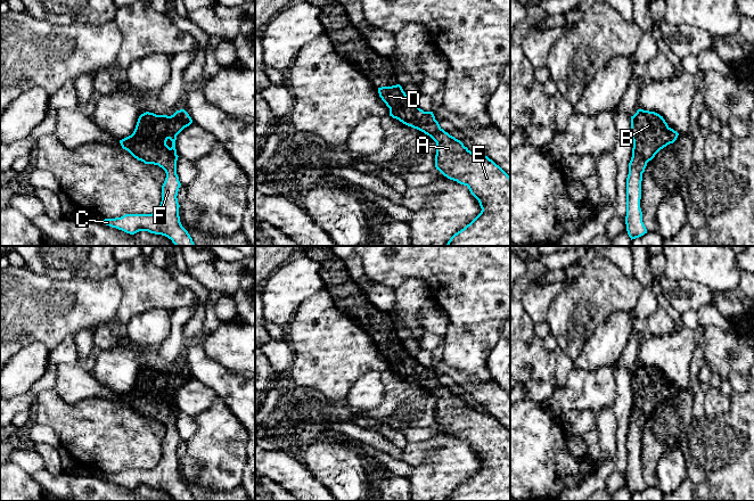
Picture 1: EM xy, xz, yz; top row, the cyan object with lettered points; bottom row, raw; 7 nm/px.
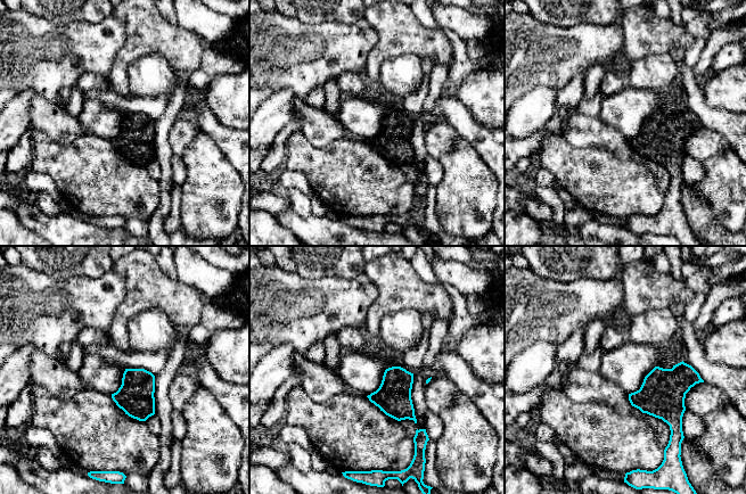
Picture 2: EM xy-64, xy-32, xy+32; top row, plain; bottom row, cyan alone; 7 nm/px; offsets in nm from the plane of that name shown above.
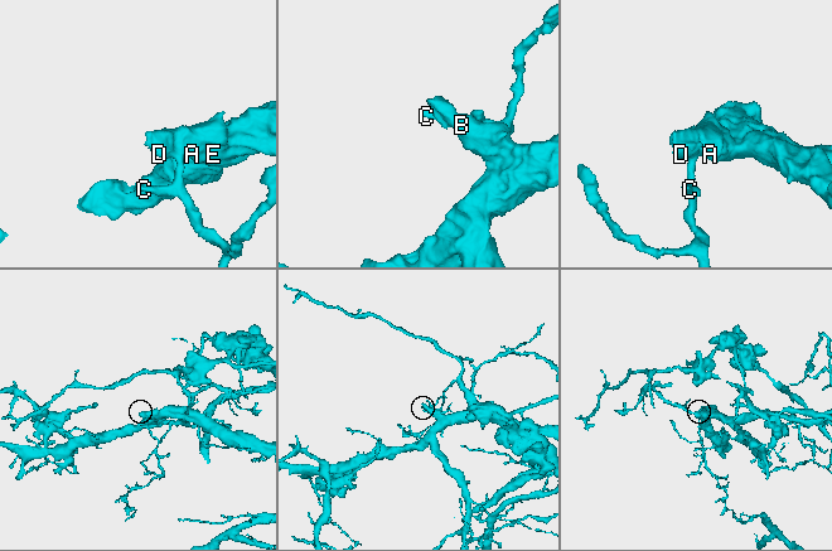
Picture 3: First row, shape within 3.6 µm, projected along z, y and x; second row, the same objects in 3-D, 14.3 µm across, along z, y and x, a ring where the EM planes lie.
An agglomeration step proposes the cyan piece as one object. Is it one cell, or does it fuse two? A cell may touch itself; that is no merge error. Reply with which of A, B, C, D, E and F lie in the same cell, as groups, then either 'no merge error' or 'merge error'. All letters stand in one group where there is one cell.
A B C D E F | no merge error

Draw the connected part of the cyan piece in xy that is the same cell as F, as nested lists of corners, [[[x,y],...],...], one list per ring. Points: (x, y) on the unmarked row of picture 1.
[[[185,364],[177,366],[171,371],[149,367],[139,371],[133,388],[120,395],[120,399],[138,416],[158,420],[165,426],[161,460],[151,469],[125,469],[121,473],[105,474],[101,478],[130,490],[139,486],[162,490],[171,494],[175,501],[195,501],[180,477],[180,460],[177,453],[181,438],[177,429],[179,411],[175,395],[191,378],[192,375]]]

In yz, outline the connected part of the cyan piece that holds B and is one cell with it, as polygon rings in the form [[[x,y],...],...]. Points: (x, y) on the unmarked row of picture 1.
[[[638,364],[631,371],[631,388],[633,403],[626,433],[625,479],[632,495],[647,488],[640,463],[642,428],[647,418],[661,404],[673,399],[679,388],[667,380],[663,371],[644,364]]]

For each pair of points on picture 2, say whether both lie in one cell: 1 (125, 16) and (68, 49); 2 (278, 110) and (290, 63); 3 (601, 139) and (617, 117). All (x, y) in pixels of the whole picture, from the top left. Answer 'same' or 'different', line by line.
1: different
2: different
3: different

